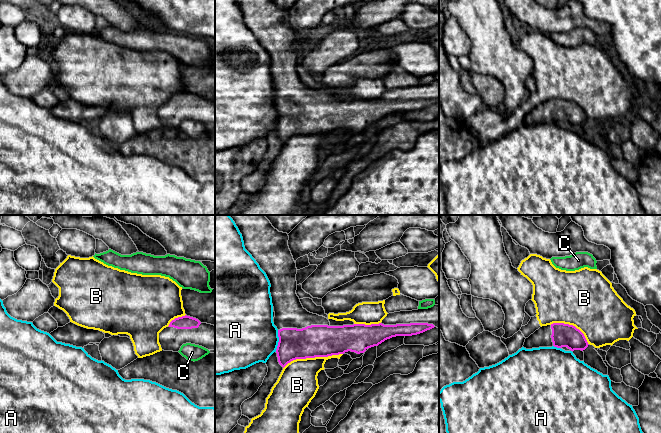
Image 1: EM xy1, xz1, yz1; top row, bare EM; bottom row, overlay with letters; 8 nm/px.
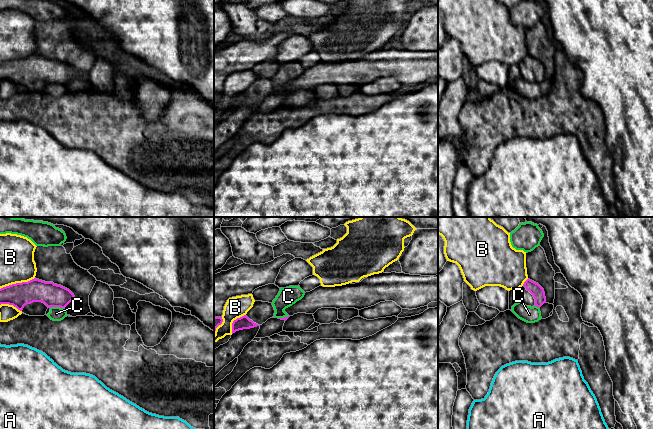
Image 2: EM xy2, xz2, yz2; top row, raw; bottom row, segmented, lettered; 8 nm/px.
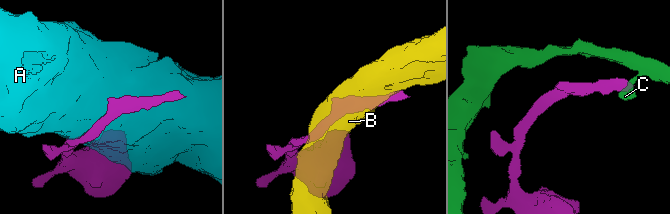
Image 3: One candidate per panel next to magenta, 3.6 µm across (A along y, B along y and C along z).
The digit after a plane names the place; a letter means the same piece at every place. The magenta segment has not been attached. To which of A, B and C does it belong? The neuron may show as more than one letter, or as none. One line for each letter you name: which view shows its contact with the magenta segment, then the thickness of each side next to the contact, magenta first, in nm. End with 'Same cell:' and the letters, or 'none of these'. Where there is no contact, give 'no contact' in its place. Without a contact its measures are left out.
Same cell: none of these

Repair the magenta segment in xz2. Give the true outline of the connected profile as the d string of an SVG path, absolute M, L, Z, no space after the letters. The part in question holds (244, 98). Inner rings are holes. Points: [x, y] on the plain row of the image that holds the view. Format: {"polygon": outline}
{"polygon": "M255 77L246 91L237 94L232 99L232 110L243 105L250 105L262 101L274 92L272 79Z"}

